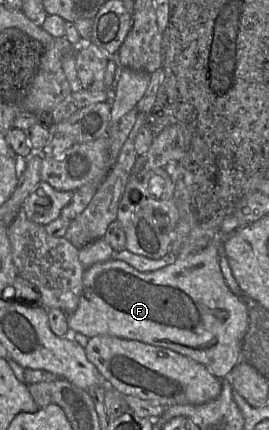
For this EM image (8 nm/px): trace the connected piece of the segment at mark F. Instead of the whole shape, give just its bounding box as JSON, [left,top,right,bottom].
[67,235,249,379]

